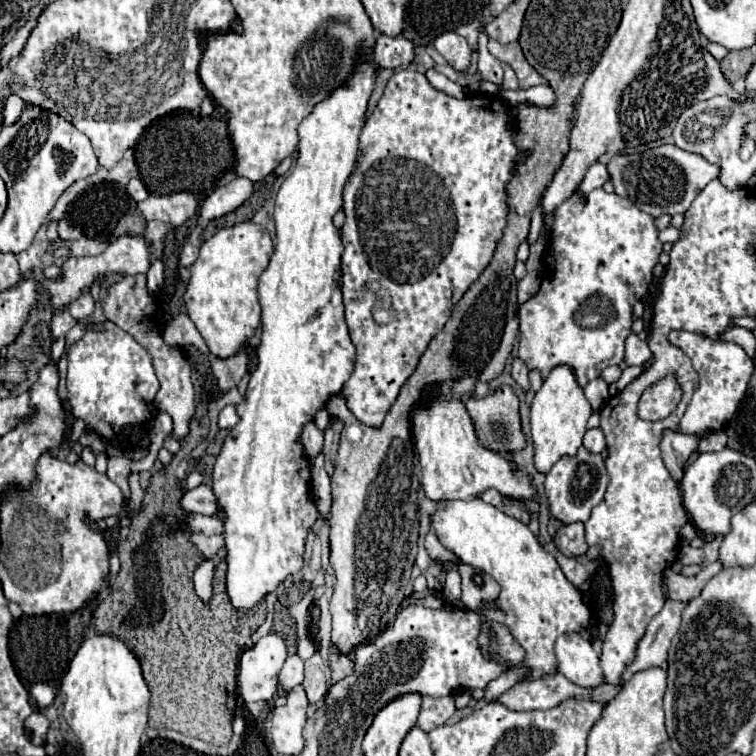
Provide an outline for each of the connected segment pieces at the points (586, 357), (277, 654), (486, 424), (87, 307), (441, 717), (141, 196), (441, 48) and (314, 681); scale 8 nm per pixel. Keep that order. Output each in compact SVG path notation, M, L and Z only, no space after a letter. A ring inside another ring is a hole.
M603 189L573 193L565 199L555 211L539 291L519 307L519 359L523 359L529 369L537 369L541 377L547 377L557 365L569 365L573 367L581 387L599 377L605 367L619 365L623 361L625 339L631 335L633 305L647 293L653 279L653 267L659 261L661 251L663 243L657 239L653 217L637 209L629 199L605 193Z
M269 633L239 657L238 694L243 703L269 701L277 693L277 675L287 659L285 641Z
M499 385L495 391L491 391L487 397L481 397L481 399L475 399L475 393L471 391L465 405L467 405L469 417L475 425L475 435L485 449L495 451L495 453L497 451L515 453L515 451L525 449L527 441L525 441L525 435L521 429L521 419L519 419L519 397L513 387Z
M85 287L85 289L81 291L81 297L75 299L75 301L71 301L67 309L69 309L69 313L71 313L75 319L87 319L87 317L93 313L93 307L95 307L95 301L93 301L93 297L91 297L91 291Z
M423 697L417 727L421 727L425 733L433 731L435 727L443 725L451 715L455 713L455 703L453 697Z
M131 179L129 185L127 185L127 191L129 191L129 195L131 195L137 203L139 203L139 201L145 201L145 199L149 197L149 193L147 193L145 185L141 183L141 179Z
M443 33L435 39L435 49L445 57L445 61L457 71L467 73L471 65L471 49L467 41L457 33Z
M315 653L311 659L305 661L303 687L305 687L307 699L311 703L321 701L325 697L325 693L327 693L327 671L325 671L325 663L319 657L319 653Z

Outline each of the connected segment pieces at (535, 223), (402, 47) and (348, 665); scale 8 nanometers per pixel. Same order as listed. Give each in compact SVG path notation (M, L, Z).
M537 205L537 209L533 211L531 231L529 231L529 237L527 237L527 241L529 241L529 243L533 243L533 241L537 239L537 235L539 235L539 231L541 231L541 227L543 227L543 209L541 209L541 205Z
M377 35L375 45L375 65L377 69L389 69L389 67L407 67L415 59L415 45L405 37L385 37Z
M329 643L329 667L331 667L331 677L337 683L345 675L353 673L353 663L347 655L343 655L333 643Z

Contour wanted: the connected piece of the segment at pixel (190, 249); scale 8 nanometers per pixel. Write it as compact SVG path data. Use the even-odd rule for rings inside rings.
M185 245L183 251L181 251L181 265L191 267L191 265L195 263L195 259L197 259L197 253L199 253L197 247L193 247L193 245Z

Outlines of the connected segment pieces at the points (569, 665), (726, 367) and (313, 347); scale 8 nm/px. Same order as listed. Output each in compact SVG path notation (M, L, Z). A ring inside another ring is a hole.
M565 633L555 643L557 671L581 687L597 687L603 681L599 655L581 633Z
M677 330L677 345L693 363L693 369L699 373L699 387L681 419L681 431L687 435L707 435L711 431L723 429L725 423L733 417L741 397L745 395L749 377L753 373L753 361L751 357L743 351L743 347L735 343L725 343L725 341L709 341L707 337L687 333L687 331ZM715 387L715 403L709 403L709 389Z
M365 49L363 51L363 63L359 63L353 71L353 75L349 77L347 85L335 89L331 93L329 99L321 101L311 115L307 115L301 125L299 125L299 159L295 163L295 167L287 173L287 179L283 181L277 199L275 199L275 227L277 227L277 239L275 239L275 253L271 255L271 261L267 265L267 269L261 273L259 277L259 303L263 309L263 335L261 335L261 345L257 349L257 369L251 373L249 379L249 387L245 393L245 401L241 405L237 405L237 413L241 417L241 421L231 429L231 433L225 437L223 449L217 457L215 469L213 469L213 493L217 497L217 503L221 507L221 511L225 513L225 547L227 547L227 593L231 597L231 603L239 609L251 609L253 605L257 605L261 599L265 599L267 593L275 591L275 587L289 575L297 573L303 567L303 551L305 551L305 537L309 533L309 529L313 527L313 523L317 521L317 507L309 497L309 481L311 481L311 471L309 471L309 459L303 451L301 445L301 429L305 427L305 423L309 423L313 419L313 415L323 409L329 401L329 397L337 395L345 381L351 377L353 373L353 365L355 365L355 347L349 339L349 327L345 323L345 307L343 307L343 297L341 297L341 255L343 255L343 243L341 243L341 235L339 229L333 225L333 215L341 209L343 205L343 187L351 175L351 169L355 165L355 157L357 157L357 147L359 147L359 131L365 123L365 111L367 111L367 101L369 95L375 87L375 77L377 77L377 69L373 65L371 59L371 51Z

